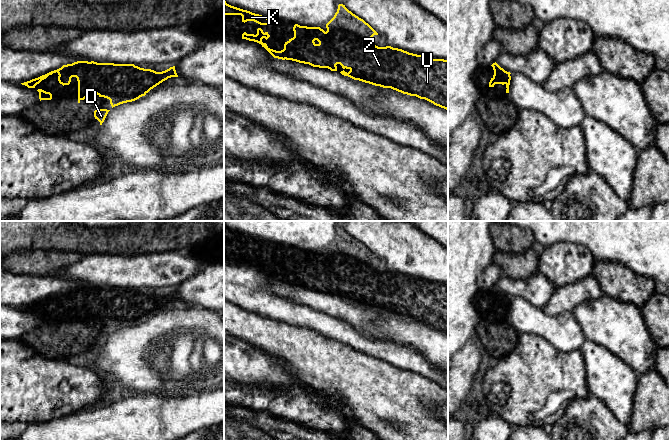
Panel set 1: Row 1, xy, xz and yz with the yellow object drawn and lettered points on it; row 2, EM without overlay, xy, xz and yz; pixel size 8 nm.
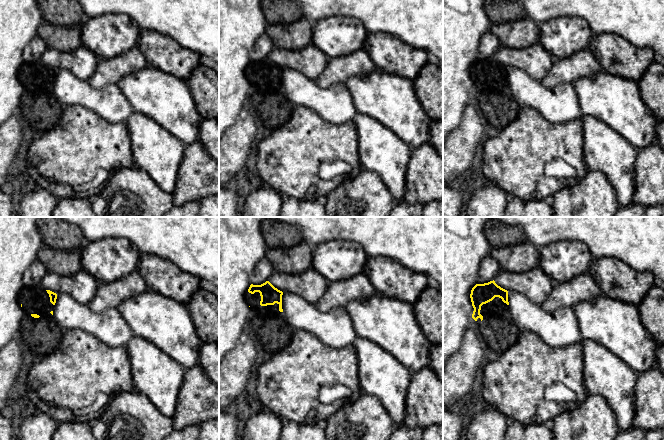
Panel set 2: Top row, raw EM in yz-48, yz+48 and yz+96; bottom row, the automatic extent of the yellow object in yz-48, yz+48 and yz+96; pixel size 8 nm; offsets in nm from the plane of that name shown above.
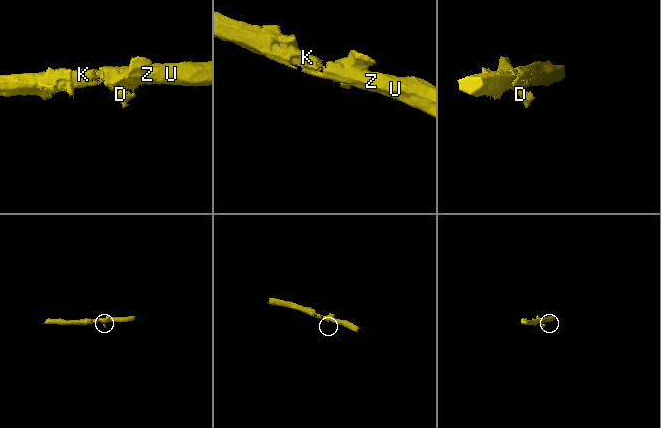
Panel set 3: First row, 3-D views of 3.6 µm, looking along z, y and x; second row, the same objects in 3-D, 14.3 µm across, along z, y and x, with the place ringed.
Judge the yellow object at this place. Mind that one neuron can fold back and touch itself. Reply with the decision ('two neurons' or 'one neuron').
one neuron

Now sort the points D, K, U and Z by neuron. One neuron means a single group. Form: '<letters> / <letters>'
D K U Z

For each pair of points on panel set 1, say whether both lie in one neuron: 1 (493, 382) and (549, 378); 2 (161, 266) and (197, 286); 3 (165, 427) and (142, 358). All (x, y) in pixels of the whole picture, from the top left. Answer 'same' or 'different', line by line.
1: same
2: different
3: different

